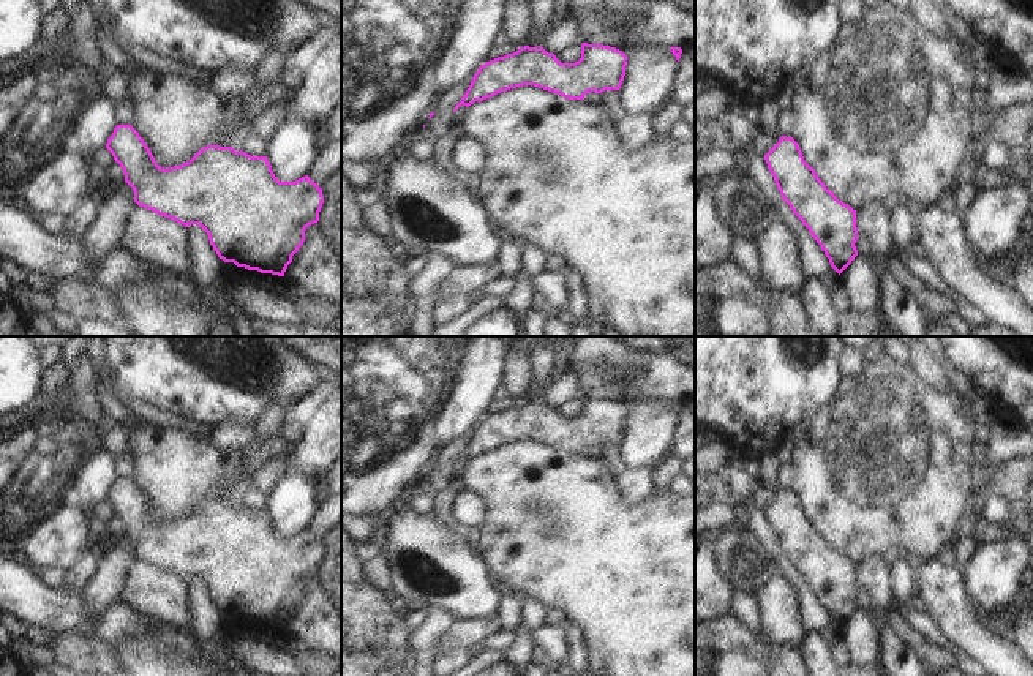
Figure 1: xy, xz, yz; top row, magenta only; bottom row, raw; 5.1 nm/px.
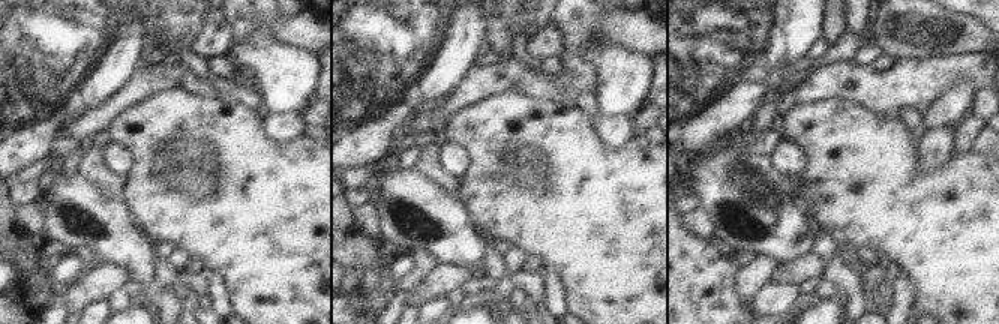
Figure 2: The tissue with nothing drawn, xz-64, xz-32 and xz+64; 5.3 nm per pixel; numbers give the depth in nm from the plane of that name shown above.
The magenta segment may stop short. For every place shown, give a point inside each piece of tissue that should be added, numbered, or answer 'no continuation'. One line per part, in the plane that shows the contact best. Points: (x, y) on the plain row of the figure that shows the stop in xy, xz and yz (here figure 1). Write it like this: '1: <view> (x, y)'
1: xz (517, 373)

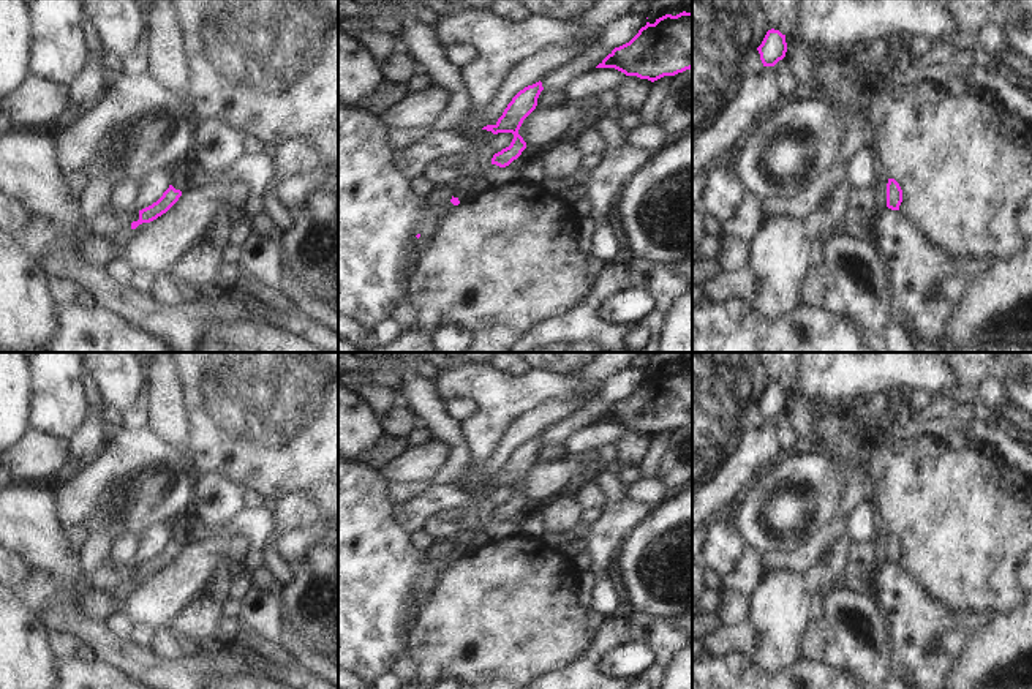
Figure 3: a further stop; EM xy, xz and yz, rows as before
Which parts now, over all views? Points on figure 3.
no continuation

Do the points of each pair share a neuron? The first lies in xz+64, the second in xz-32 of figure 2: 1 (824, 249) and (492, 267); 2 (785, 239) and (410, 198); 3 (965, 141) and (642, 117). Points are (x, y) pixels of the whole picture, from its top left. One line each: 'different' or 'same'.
1: same
2: same
3: same

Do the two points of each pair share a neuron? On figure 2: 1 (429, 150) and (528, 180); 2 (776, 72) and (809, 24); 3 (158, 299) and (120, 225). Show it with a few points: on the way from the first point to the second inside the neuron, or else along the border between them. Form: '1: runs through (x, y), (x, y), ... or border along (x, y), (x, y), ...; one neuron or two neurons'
1: border along (440, 131), (444, 140); two neurons
2: runs through (776, 60), (797, 36); one neuron
3: runs through (149, 281), (143, 272), (140, 257), (126, 243); one neuron

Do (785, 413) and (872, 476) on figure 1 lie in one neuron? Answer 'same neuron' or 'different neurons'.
different neurons

